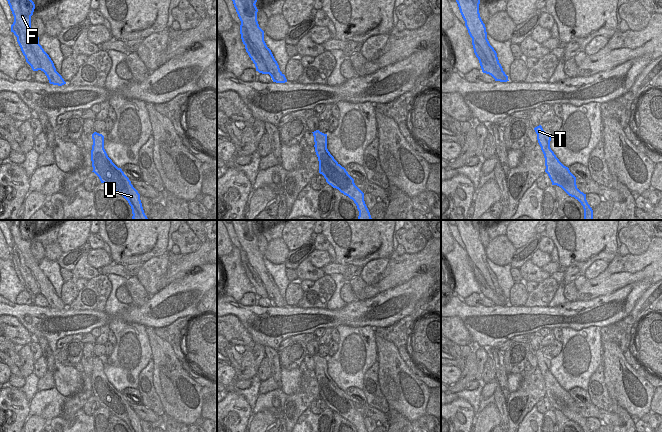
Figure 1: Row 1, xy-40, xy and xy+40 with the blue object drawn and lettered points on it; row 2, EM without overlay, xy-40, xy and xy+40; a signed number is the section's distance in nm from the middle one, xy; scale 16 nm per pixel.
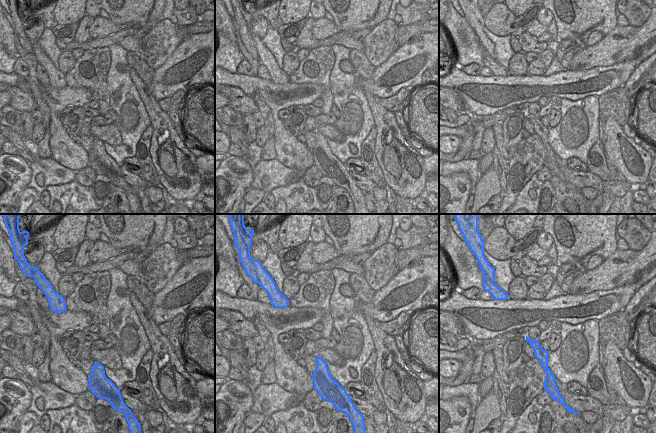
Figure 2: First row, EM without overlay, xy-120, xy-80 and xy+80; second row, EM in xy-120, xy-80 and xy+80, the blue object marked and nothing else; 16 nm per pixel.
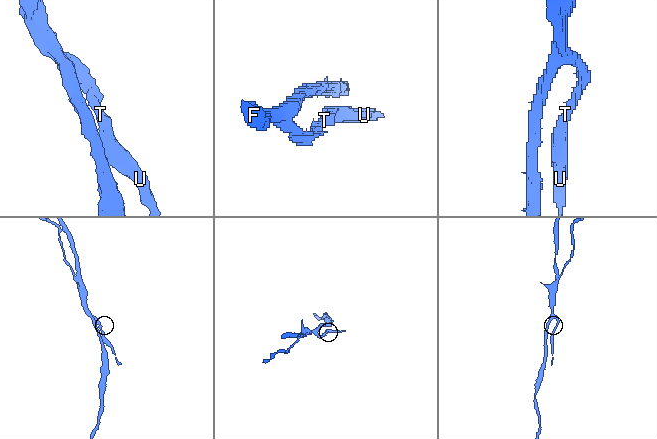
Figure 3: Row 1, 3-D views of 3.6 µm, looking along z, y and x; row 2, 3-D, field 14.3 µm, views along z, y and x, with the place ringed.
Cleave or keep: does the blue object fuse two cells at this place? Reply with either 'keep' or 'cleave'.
cleave

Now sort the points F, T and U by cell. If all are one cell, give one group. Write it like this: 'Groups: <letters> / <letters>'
Groups: F / T U

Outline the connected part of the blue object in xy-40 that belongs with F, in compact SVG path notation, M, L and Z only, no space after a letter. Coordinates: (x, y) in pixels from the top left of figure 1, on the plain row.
M6 220L6 224L10 227L10 233L14 240L14 244L22 251L26 265L32 271L36 278L41 295L47 300L49 307L62 310L66 308L62 300L56 295L53 285L39 268L37 261L31 253L31 240L33 239L35 228L30 220Z

